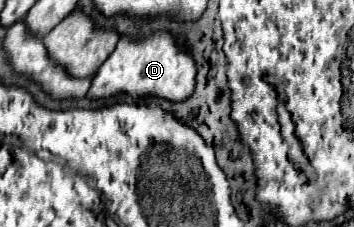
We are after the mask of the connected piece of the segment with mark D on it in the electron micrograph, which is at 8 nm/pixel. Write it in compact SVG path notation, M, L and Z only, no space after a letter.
M155 32L145 40L133 42L129 38L121 38L111 56L101 64L95 78L91 80L91 88L87 92L89 100L111 98L117 94L129 94L131 98L165 98L169 102L183 102L193 94L195 88L195 60L177 46L175 38L167 32Z

